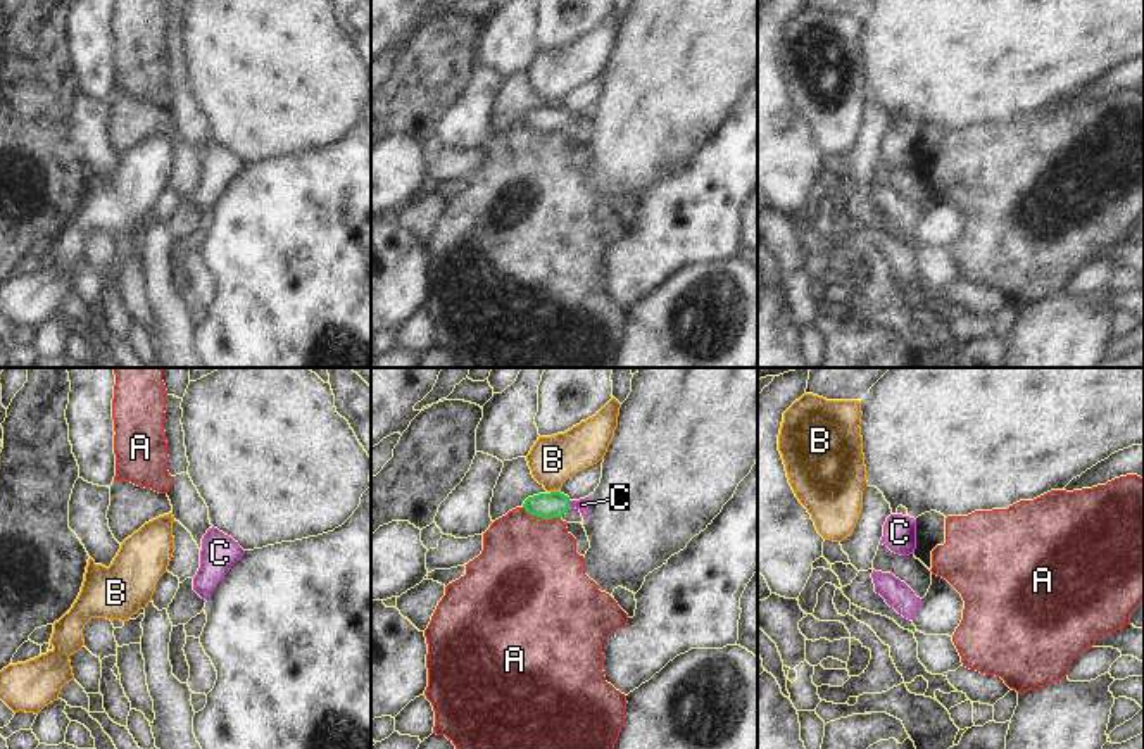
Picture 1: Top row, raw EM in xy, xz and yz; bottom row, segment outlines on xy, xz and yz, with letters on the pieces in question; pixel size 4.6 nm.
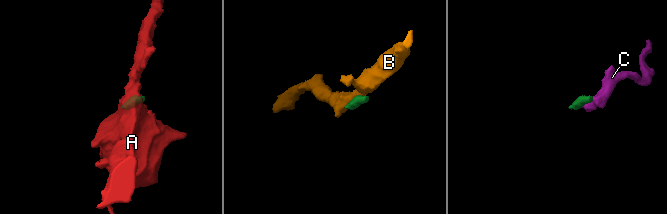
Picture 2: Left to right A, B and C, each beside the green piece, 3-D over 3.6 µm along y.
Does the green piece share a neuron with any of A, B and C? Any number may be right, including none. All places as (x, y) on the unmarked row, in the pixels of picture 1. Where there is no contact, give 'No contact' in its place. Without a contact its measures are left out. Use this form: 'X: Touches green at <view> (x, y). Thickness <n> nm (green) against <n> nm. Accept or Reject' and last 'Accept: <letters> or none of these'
A: Touches green at xz (540, 130). Thickness 120 nm (green) against 460 nm. Reject
B: Touches green at xz (554, 106). Thickness 120 nm (green) against 220 nm. Reject
C: Touches green at xz (568, 118). Thickness 120 nm (green) against 60 nm. Accept
Accept: C.

